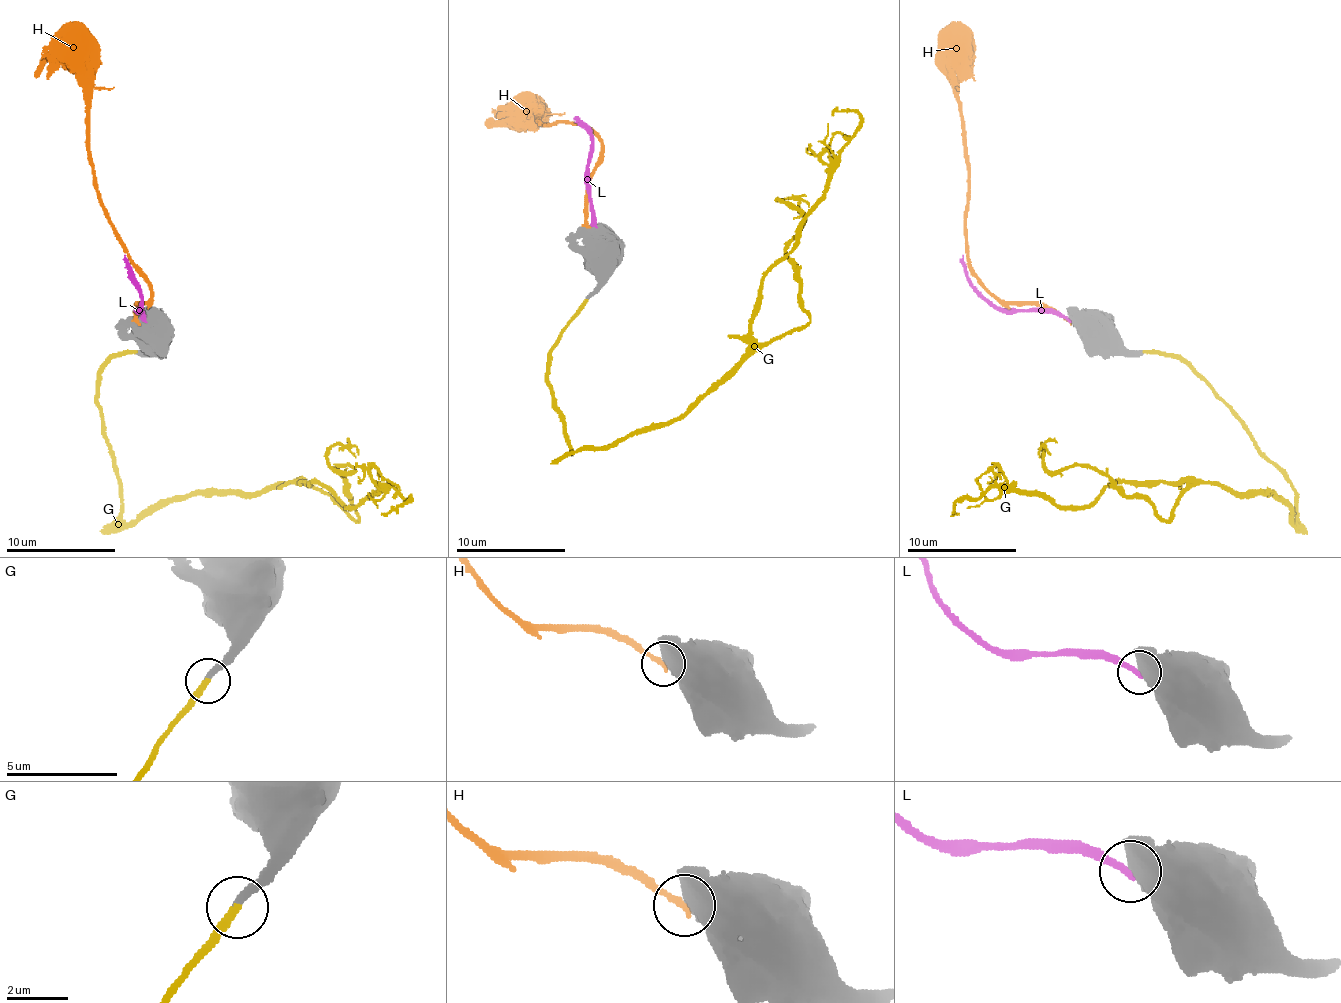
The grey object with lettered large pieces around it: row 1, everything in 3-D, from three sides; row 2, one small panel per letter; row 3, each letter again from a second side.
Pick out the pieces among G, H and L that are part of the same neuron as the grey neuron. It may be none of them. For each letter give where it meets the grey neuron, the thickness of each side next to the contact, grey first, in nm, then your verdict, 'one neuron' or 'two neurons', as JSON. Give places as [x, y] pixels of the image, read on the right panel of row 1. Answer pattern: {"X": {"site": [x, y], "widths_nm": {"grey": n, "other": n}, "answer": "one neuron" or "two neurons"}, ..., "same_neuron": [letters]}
{"G": {"site": [1144, 351], "widths_nm": {"grey": 280, "other": 280}, "answer": "one neuron"}, "H": {"site": [1069, 321], "widths_nm": {"grey": 650, "other": 280}, "answer": "two neurons"}, "L": {"site": [1069, 319], "widths_nm": {"grey": 900, "other": 300}, "answer": "two neurons"}, "same_neuron": ["G"]}

